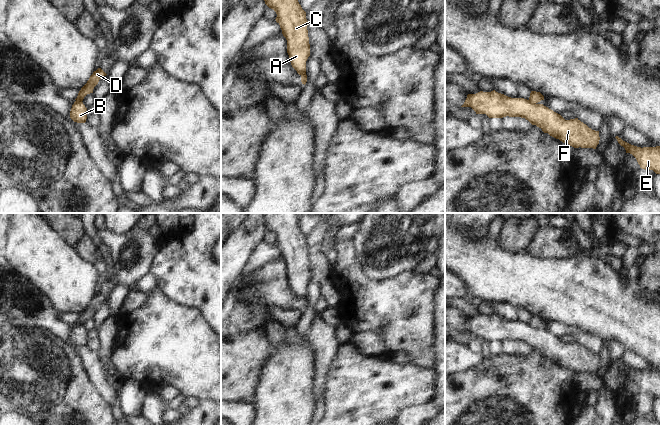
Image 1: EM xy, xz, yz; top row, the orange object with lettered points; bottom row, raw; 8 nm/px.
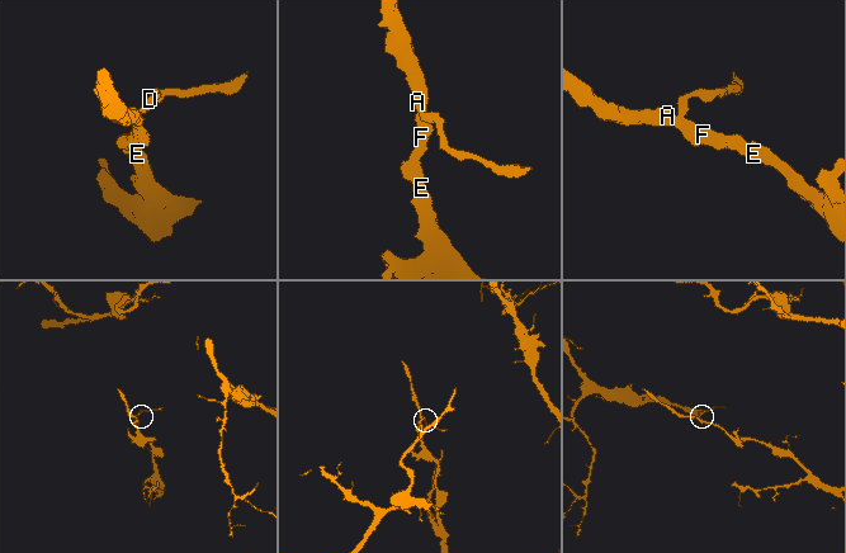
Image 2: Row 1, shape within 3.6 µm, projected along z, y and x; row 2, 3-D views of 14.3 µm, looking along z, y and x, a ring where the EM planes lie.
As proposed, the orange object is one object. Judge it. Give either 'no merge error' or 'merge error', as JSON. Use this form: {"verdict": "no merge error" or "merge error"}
{"verdict": "merge error"}

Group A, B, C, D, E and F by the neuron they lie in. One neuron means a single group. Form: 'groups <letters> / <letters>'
groups A B C E F / D

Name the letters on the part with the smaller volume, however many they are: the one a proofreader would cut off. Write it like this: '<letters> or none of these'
D

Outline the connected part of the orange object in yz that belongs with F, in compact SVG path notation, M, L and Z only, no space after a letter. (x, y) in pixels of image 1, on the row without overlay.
M495 314L468 318L461 331L471 331L476 338L486 338L489 342L525 342L544 357L574 372L596 373L599 368L599 355L592 354L578 342L565 344L543 328L524 322L511 322Z

